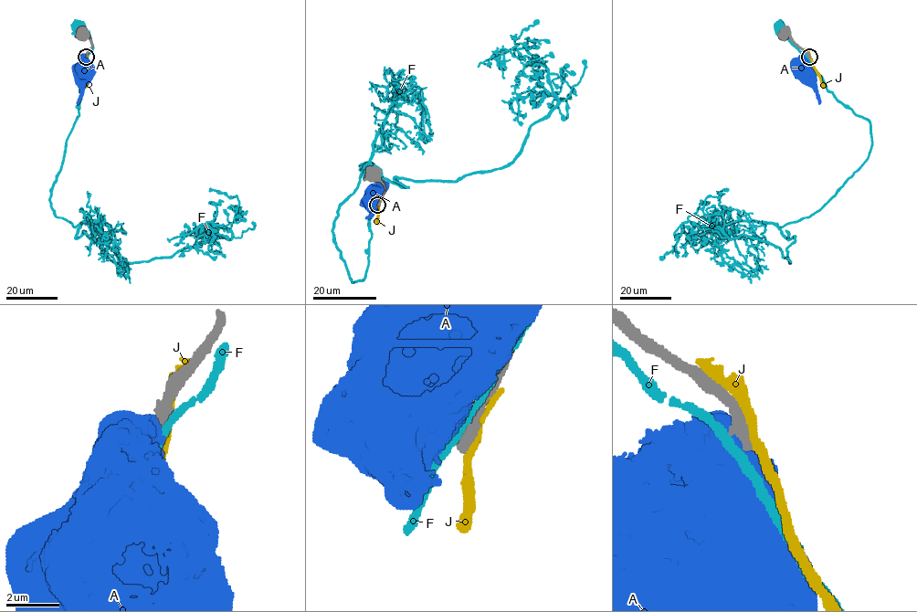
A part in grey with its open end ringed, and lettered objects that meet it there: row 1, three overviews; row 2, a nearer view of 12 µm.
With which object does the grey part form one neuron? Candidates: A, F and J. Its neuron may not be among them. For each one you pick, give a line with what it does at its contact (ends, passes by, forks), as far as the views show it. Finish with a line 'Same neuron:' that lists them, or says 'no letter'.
Same neuron: no letter

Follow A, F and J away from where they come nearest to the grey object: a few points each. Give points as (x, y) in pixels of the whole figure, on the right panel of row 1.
A: (807, 55), (803, 68)
F: (807, 57), (777, 26)
J: (808, 53), (822, 88)

